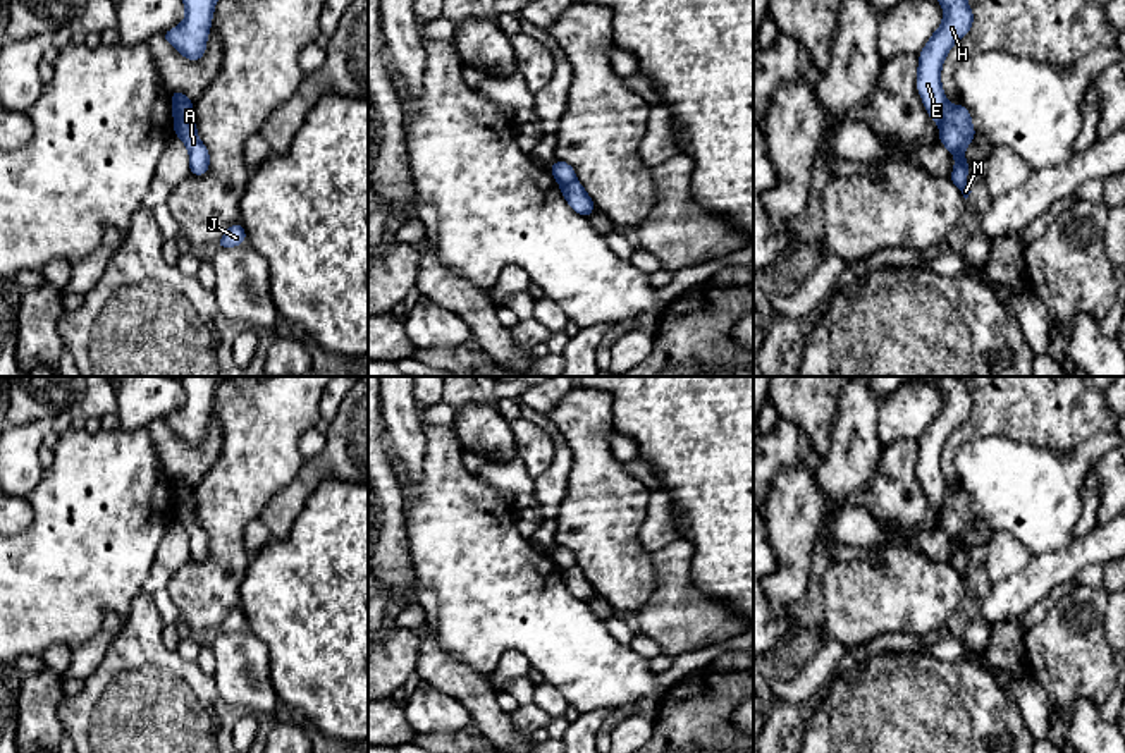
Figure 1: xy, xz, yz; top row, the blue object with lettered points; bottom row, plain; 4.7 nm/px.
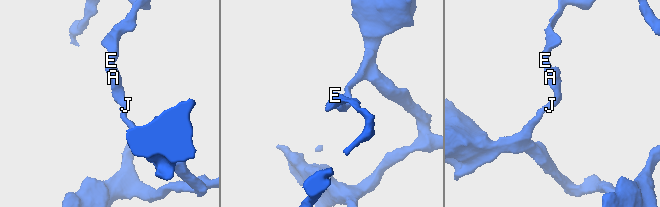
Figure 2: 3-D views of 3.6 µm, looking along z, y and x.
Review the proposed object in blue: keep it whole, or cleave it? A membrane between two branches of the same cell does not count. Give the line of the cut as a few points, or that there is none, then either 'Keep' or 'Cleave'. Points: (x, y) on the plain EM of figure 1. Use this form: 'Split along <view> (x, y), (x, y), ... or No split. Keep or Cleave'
Split along yz (950, 490), (940, 509). Cleave

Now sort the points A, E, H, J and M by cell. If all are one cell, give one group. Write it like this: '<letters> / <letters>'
A J M / E H

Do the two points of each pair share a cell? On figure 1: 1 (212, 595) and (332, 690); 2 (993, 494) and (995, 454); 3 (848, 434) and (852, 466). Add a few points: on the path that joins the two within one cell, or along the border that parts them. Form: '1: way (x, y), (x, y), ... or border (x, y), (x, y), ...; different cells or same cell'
1: border (248, 566), (239, 587), (239, 606); different cells
2: way (995, 483), (995, 465); same cell
3: way (852, 442), (852, 458); same cell

